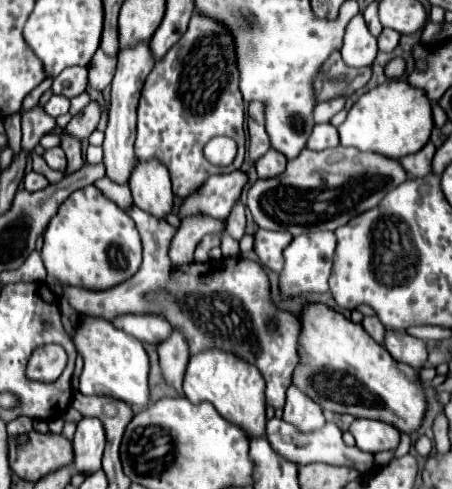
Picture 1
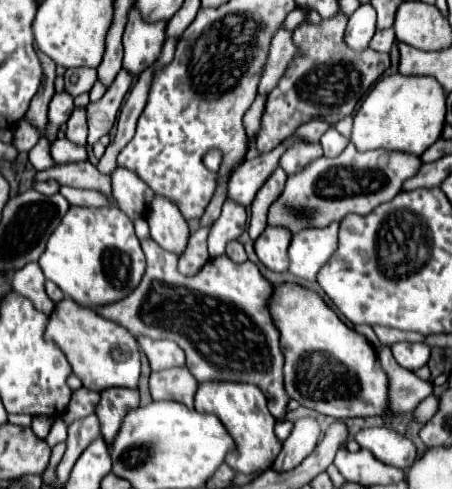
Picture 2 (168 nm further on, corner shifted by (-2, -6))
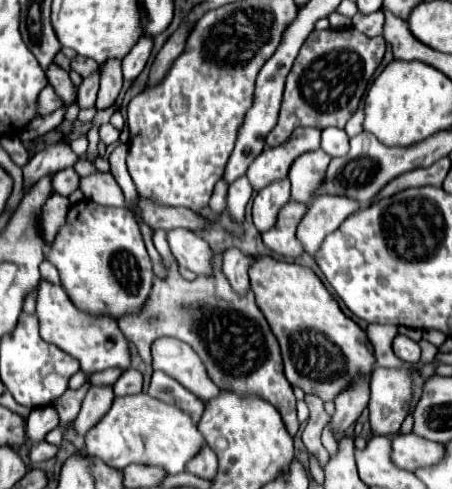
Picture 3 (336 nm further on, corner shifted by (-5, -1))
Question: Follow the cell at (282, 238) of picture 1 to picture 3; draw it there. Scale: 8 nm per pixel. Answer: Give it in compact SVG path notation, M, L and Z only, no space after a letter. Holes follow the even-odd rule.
M289 200L279 216L277 216L277 222L273 228L269 228L267 232L263 232L263 244L281 254L281 256L287 256L287 258L297 258L303 254L303 248L299 246L299 240L295 238L295 230L297 230L297 224L301 222L301 218L305 216L307 212L307 206L303 202L297 202L297 200Z

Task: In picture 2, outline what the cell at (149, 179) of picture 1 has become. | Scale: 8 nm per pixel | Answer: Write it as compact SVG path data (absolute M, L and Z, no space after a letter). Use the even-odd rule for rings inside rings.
M156 195L152 205L148 207L146 221L150 225L152 239L166 251L176 253L178 257L184 255L188 245L188 225L182 213L164 197Z

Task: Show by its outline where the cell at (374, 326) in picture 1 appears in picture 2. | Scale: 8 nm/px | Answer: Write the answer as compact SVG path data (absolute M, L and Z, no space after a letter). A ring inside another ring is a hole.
M388 345L380 347L378 351L380 365L384 367L384 373L388 375L388 411L392 415L404 415L418 407L418 403L432 393L432 385L420 377L416 377L412 371L400 367Z

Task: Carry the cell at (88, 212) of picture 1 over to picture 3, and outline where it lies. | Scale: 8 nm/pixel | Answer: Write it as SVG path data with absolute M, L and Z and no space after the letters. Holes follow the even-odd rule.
M81 200L69 208L67 220L59 228L55 242L51 244L45 258L59 270L61 286L75 306L95 314L111 314L113 318L119 318L119 314L127 310L137 310L137 306L147 300L155 278L151 258L145 250L145 242L135 216L127 208L107 208L89 200Z

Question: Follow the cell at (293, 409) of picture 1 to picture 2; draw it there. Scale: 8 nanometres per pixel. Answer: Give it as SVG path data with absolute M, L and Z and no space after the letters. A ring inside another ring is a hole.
M304 417L294 421L294 429L290 433L290 437L284 441L284 447L280 451L280 455L276 457L276 471L292 471L292 467L300 465L316 447L320 437L320 425L316 423L316 419Z

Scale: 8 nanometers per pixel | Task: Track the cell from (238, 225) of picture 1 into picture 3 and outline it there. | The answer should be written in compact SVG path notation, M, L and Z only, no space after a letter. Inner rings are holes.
M227 248L223 254L223 272L237 292L245 292L249 286L249 268L253 258L239 248Z

